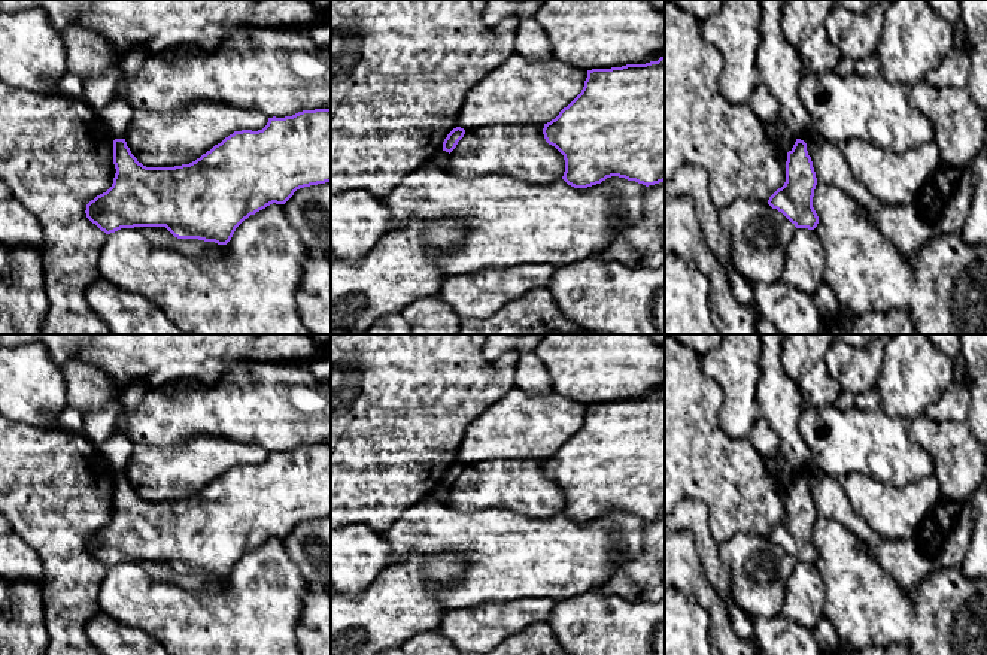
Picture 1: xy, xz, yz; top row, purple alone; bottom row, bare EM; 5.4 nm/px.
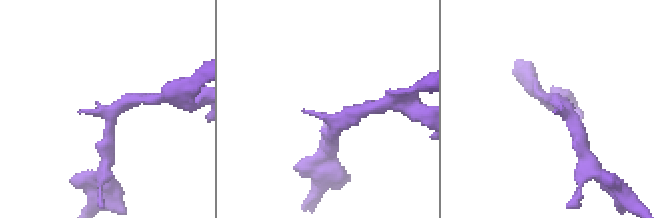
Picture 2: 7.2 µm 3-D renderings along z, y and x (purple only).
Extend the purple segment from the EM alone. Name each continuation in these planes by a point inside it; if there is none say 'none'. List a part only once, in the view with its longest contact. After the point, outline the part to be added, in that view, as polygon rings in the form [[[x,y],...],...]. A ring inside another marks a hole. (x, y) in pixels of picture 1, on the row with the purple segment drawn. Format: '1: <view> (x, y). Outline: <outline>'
none

